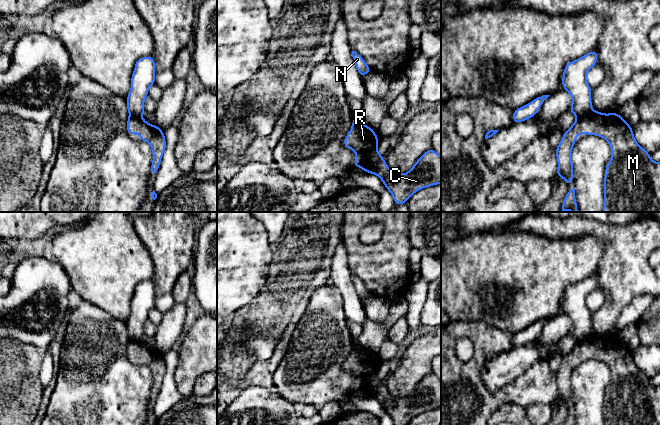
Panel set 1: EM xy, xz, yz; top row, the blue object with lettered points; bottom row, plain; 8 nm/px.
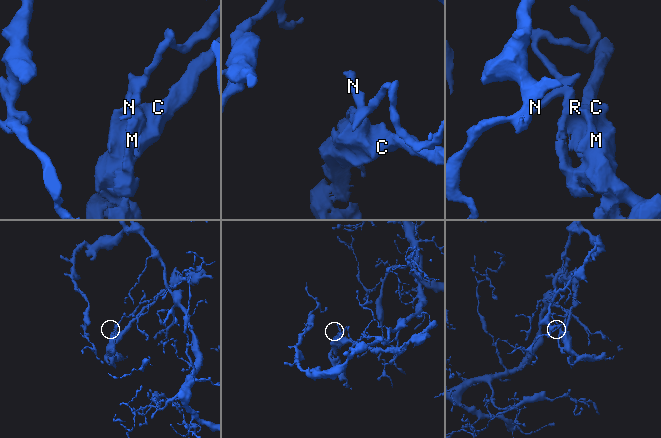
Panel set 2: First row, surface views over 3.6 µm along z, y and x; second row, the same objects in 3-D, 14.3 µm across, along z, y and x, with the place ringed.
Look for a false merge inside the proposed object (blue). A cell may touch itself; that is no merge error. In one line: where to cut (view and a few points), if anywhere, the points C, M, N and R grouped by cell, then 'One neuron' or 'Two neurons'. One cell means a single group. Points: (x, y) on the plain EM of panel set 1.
Split along yz (591, 333), (577, 341). Groups: C M R / N. Two neurons

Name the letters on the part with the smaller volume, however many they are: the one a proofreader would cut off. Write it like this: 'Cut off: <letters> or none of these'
Cut off: C, M, R

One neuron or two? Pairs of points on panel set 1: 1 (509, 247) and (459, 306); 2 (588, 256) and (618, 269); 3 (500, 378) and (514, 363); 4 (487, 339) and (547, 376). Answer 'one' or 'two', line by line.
1: one
2: two
3: one
4: one

